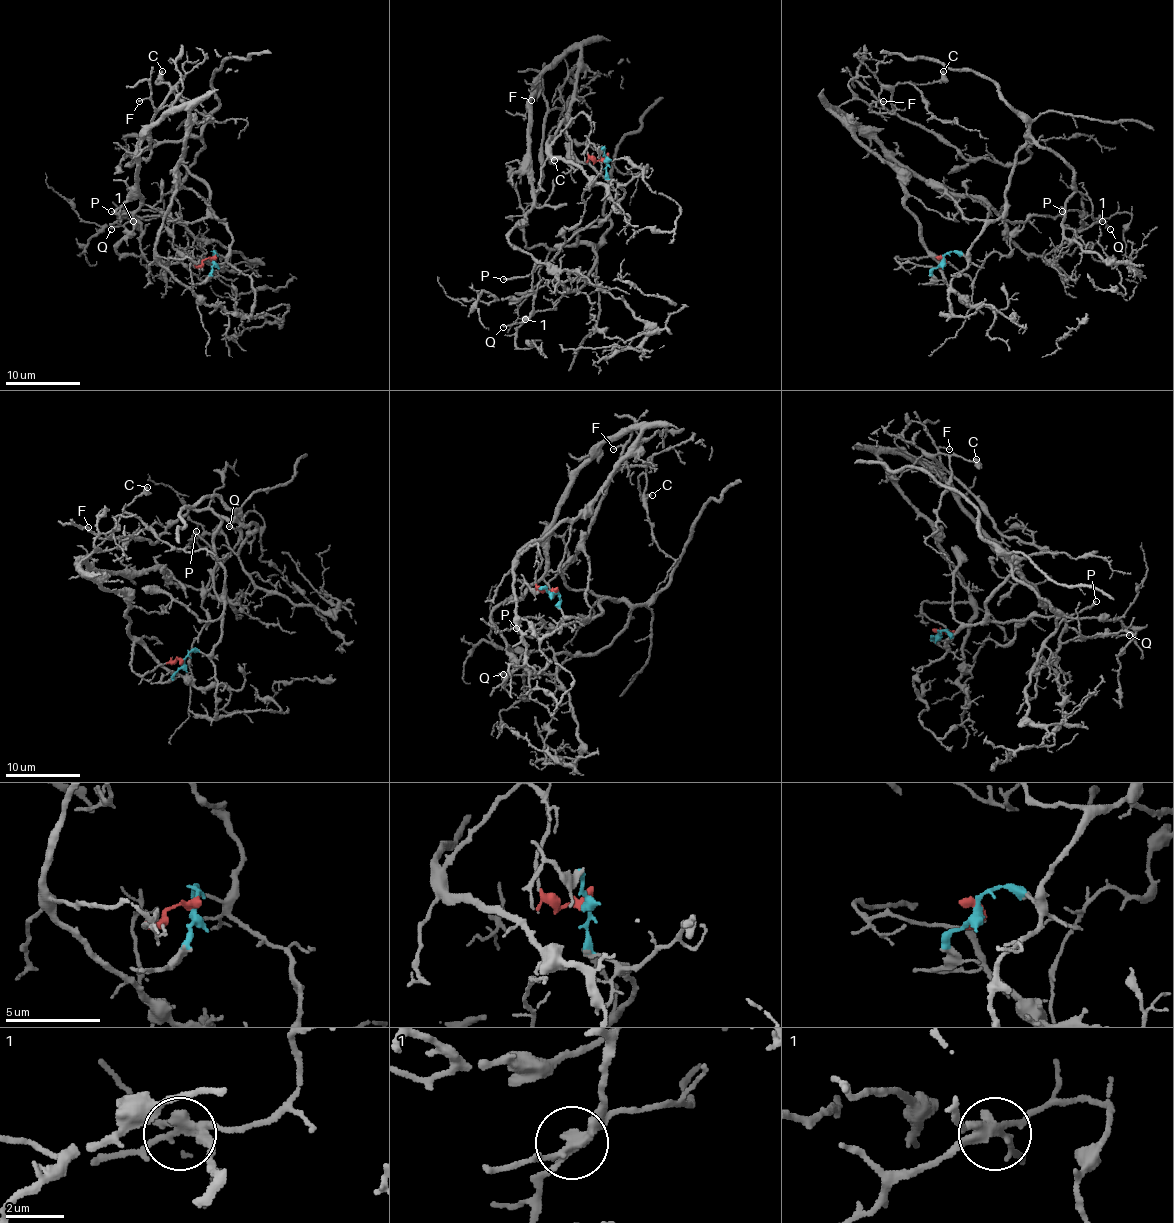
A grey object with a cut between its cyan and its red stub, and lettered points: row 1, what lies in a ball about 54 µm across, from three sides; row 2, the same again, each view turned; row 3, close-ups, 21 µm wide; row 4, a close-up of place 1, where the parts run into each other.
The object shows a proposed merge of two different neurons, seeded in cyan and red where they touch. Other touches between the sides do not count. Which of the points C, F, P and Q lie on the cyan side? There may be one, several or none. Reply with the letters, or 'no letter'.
C, F, P

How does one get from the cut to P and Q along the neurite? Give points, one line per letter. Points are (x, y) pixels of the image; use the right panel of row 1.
P: (943, 258), (948, 252), (965, 256), (985, 228), (1000, 217), (1024, 223), (1034, 215), (1062, 211)
Q: (943, 258), (896, 260), (926, 250), (900, 176), (831, 109), (919, 176), (978, 195), (1026, 254), (1110, 228)

